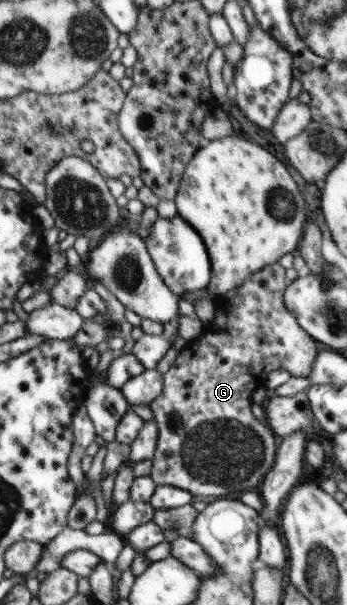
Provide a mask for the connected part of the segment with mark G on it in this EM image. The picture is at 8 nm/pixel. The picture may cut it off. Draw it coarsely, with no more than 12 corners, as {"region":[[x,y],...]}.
{"region":[[278,262],[215,300],[149,405],[150,471],[195,500],[257,489],[251,397],[316,340]]}

